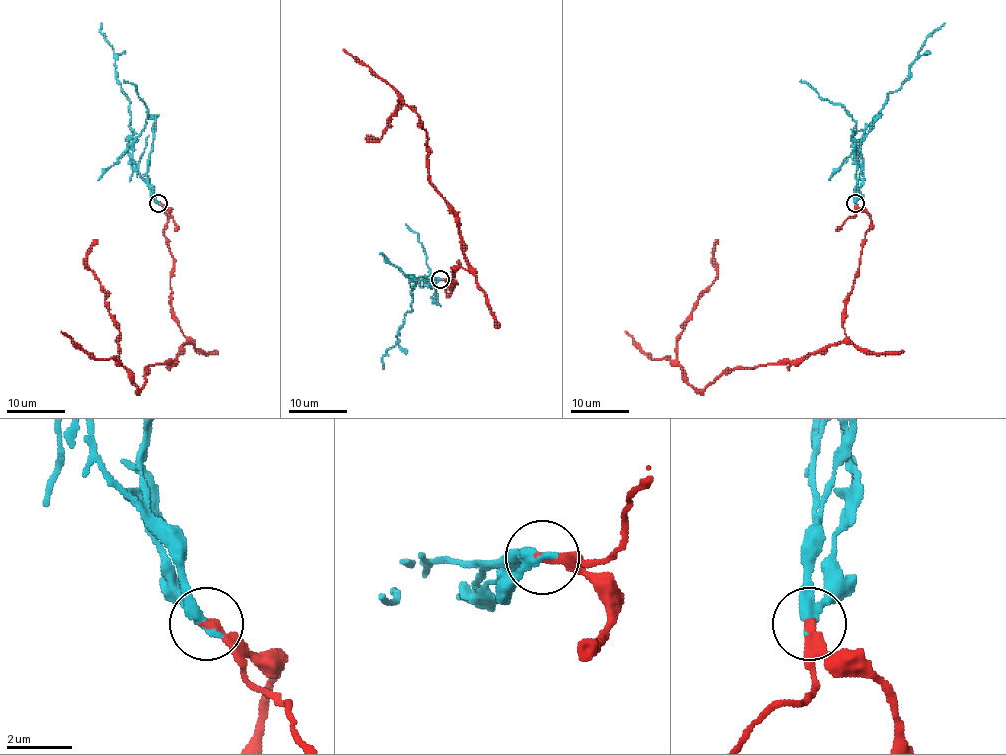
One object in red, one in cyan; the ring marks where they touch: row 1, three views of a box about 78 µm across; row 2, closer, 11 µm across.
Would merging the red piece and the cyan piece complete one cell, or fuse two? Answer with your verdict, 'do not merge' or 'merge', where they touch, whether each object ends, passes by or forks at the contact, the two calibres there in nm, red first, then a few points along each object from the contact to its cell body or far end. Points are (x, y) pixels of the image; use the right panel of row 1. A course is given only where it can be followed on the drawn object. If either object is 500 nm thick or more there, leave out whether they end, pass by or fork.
do not merge | (855, 203) | red ends | cyan passes by | 300/280 nm | red via (855, 203), (871, 226), (846, 338), (696, 389), (677, 335), (717, 276), (717, 239) | cyan via (855, 203), (856, 155), (865, 129), (889, 93), (908, 77), (908, 65), (920, 48), (945, 23)

